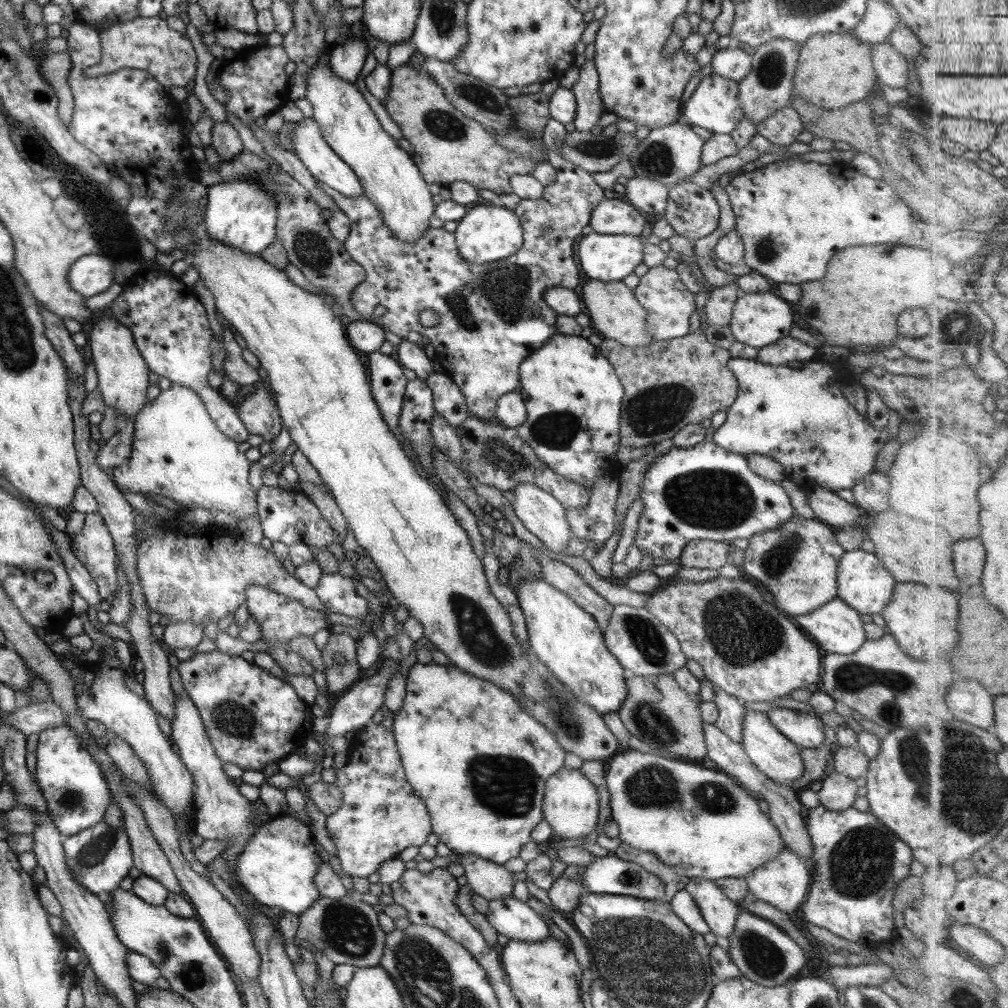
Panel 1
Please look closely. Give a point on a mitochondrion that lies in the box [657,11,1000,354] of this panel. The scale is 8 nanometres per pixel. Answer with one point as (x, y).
(771, 72)

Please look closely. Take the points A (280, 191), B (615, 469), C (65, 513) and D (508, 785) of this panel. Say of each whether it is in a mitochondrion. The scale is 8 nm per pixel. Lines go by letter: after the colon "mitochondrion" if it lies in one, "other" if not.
A: mitochondrion
B: other
C: other
D: mitochondrion

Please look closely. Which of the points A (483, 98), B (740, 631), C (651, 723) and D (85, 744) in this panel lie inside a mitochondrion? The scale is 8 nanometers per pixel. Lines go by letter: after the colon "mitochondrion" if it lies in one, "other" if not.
A: mitochondrion
B: mitochondrion
C: mitochondrion
D: other

